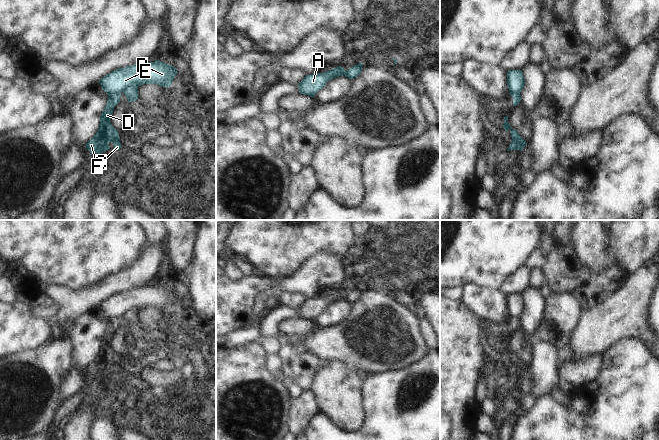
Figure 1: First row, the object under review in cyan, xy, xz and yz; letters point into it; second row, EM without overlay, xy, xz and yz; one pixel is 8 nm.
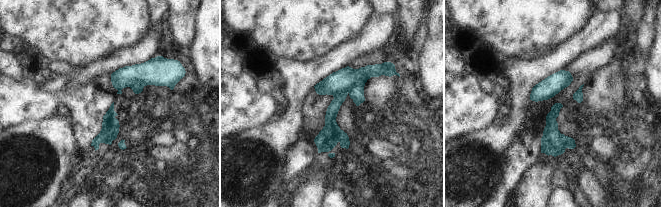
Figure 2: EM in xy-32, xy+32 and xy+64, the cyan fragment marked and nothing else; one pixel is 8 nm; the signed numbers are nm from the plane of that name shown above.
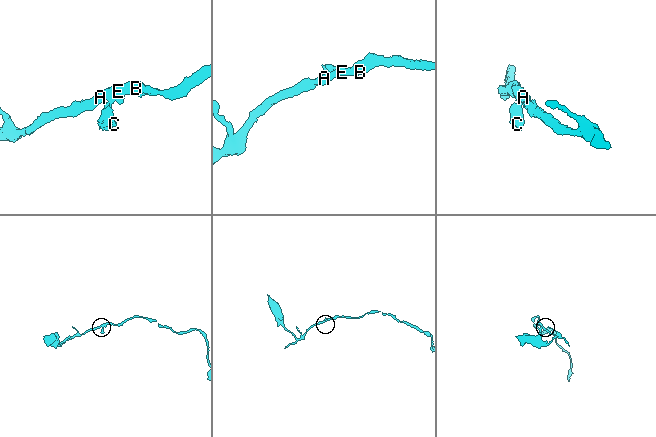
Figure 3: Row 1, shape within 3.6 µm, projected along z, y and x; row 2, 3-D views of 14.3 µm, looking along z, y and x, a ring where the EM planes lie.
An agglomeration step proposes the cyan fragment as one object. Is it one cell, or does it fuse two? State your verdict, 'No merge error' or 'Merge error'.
Merge error

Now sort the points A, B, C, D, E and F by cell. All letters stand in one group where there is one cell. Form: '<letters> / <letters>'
A B E / C D F

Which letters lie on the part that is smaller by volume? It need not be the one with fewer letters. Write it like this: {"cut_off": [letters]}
{"cut_off": ["C", "D", "F"]}

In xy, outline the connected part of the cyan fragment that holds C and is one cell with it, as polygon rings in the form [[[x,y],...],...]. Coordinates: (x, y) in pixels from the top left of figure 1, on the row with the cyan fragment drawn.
[[[121,92],[108,95],[108,101],[100,116],[100,124],[97,133],[86,143],[86,149],[91,154],[101,154],[110,149],[109,142],[112,142],[115,150],[120,150],[121,143],[118,131],[111,124],[111,116],[114,107],[119,103]]]

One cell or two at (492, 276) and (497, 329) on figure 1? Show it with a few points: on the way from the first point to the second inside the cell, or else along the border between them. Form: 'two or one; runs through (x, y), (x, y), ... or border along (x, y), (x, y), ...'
two; border along (470, 282), (498, 290)

